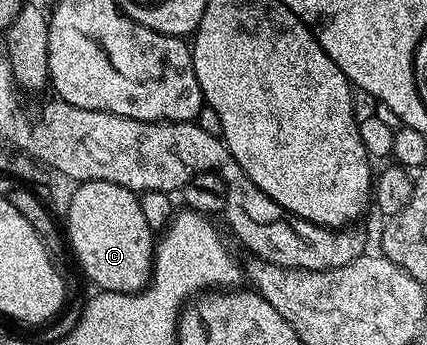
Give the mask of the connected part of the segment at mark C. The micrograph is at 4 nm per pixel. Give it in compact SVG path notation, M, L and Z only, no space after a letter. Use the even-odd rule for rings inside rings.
M80 182L65 217L66 241L71 241L71 250L84 276L96 282L100 291L136 294L151 281L157 238L145 221L136 191L121 188L121 184Z

